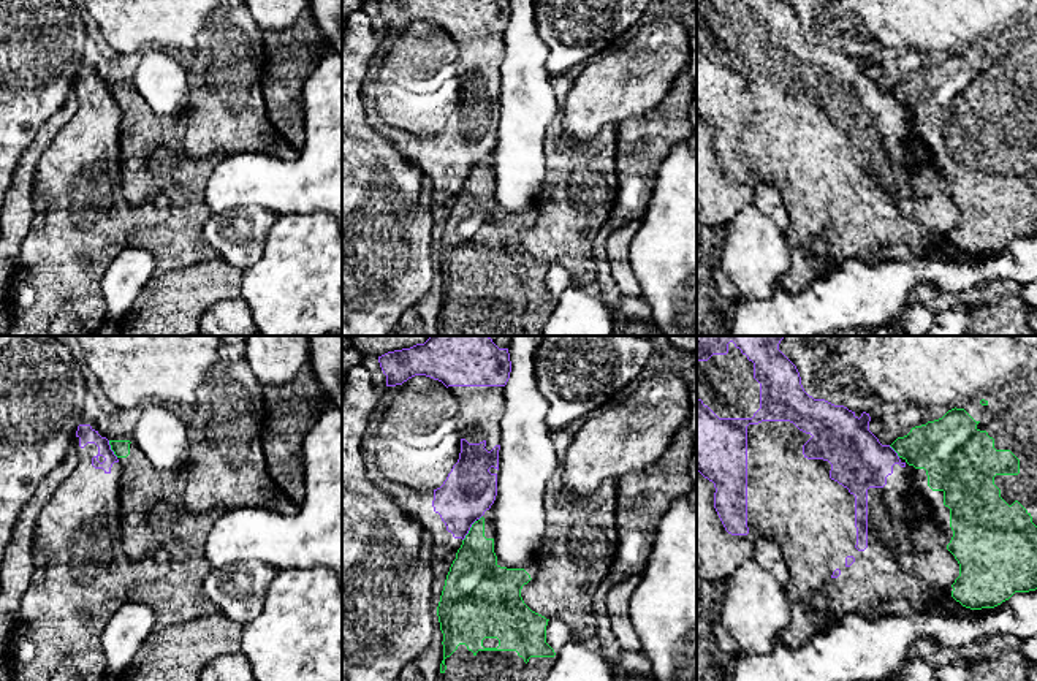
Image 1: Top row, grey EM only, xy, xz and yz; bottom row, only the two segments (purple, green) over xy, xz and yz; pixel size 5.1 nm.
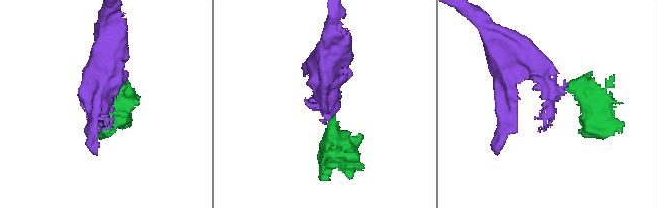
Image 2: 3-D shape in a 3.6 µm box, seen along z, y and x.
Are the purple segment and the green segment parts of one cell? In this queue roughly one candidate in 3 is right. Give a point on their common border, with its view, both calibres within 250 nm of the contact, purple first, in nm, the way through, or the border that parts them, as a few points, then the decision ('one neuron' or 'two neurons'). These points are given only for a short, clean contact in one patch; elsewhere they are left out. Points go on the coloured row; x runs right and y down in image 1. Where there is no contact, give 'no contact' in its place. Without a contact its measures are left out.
contact xz (469, 529); calibres 260 and 260 nm; border xz (475, 520), (463, 540); two neurons

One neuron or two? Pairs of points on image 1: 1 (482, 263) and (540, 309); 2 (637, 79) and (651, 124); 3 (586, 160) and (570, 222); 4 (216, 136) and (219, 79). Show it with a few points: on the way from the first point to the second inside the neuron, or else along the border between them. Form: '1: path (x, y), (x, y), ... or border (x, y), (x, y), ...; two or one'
1: path (496, 277), (526, 304); one
2: border (672, 84), (668, 92), (654, 106), (618, 124); two
3: path (581, 176), (573, 206); one
4: path (217, 122), (219, 94); one

